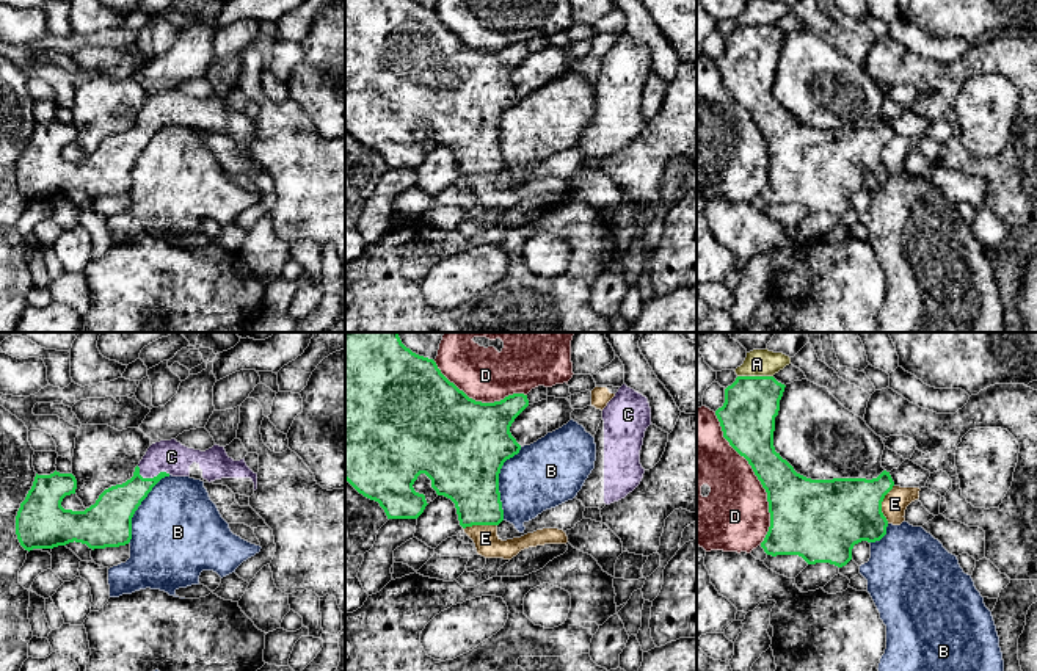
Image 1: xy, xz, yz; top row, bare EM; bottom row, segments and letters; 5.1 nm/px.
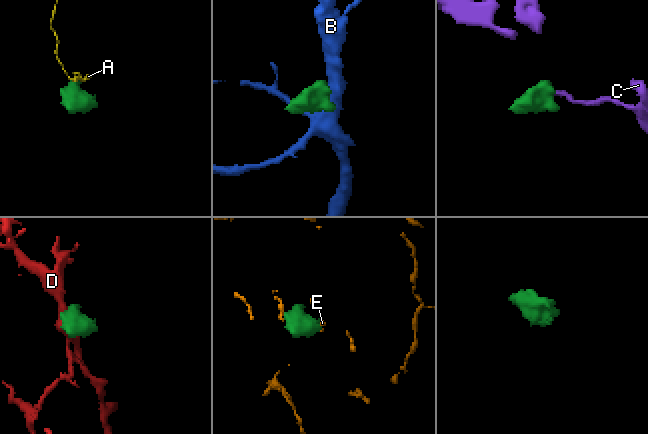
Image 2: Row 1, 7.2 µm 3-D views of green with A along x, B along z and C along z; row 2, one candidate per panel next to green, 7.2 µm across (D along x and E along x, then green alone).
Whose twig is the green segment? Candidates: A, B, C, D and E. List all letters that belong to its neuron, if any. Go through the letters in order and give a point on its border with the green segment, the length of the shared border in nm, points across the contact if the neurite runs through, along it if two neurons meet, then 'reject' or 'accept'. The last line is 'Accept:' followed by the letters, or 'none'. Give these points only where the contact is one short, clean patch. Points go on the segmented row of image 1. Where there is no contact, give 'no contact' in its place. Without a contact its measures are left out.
A: meets green in yz at (755, 377); contact 180 nm long; border along yz (738, 375), (772, 377); reject
B: meets green in xz at (498, 482); contact 380 nm long; reject
C: meets green in xy at (151, 478); contact 180 nm long; runs through xy (113, 510), (151, 478), (171, 457); accept
D: meets green in yz at (758, 478); contact 700 nm long; reject
E: meets green in yz at (880, 504); contact 200 nm long; border along yz (893, 485), (882, 502), (882, 515), (887, 522); reject
Accept: C

